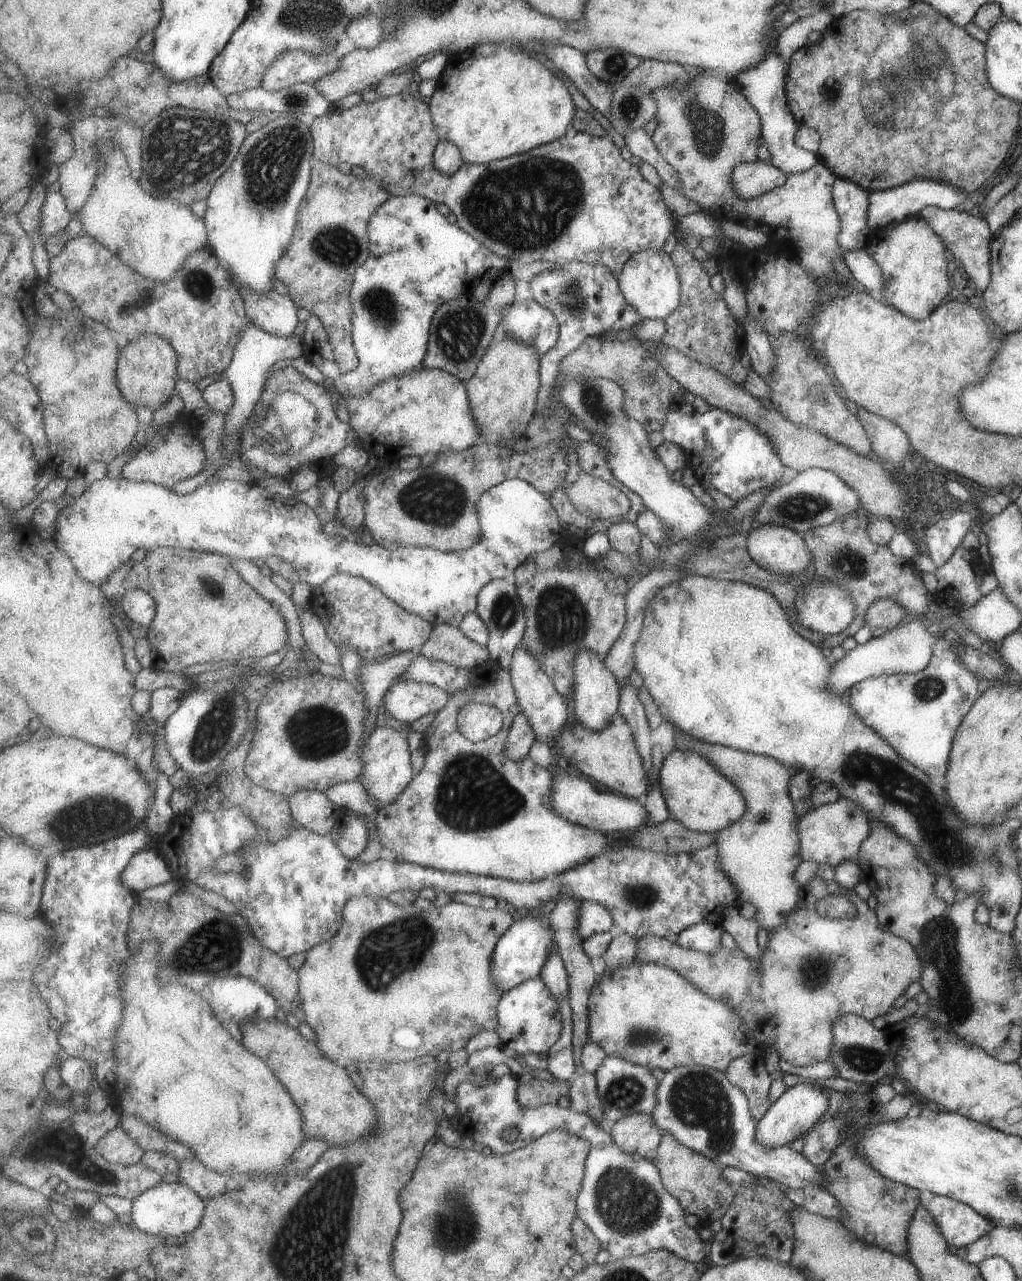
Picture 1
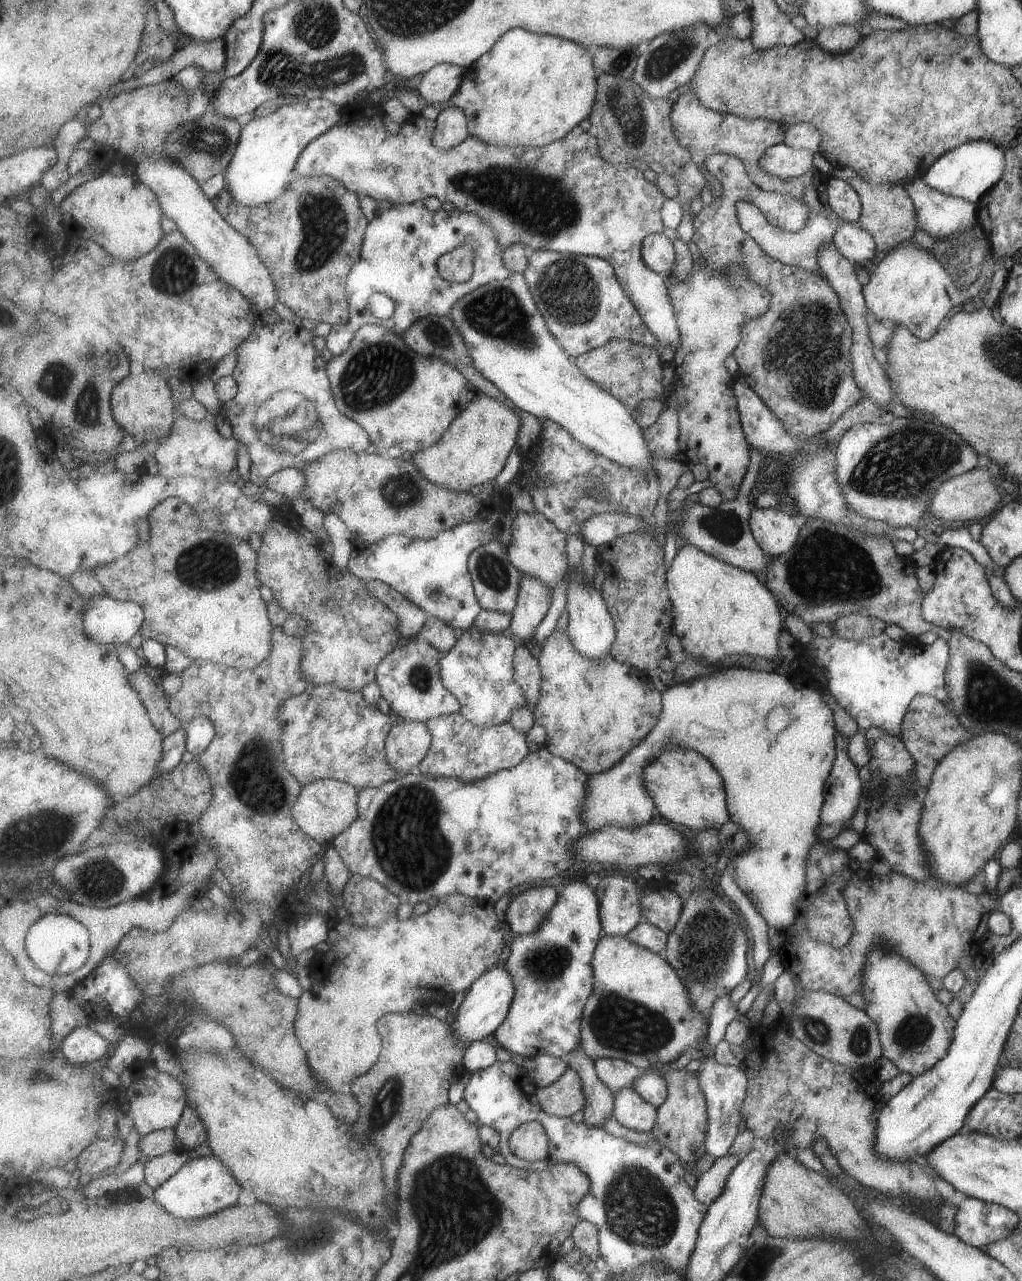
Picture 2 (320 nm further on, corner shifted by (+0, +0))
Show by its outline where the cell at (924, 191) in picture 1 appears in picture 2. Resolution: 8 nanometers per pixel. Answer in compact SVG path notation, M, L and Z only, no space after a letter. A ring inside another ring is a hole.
M967 141L943 154L925 172L922 179L936 191L959 197L970 203L977 203L985 192L1003 176L1004 151L989 141Z

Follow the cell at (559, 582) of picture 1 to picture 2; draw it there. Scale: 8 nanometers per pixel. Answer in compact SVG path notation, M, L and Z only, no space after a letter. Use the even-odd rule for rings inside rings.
M518 511L512 524L512 543L510 544L511 562L526 575L545 581L552 589L557 587L568 568L568 534L562 531L542 512Z

